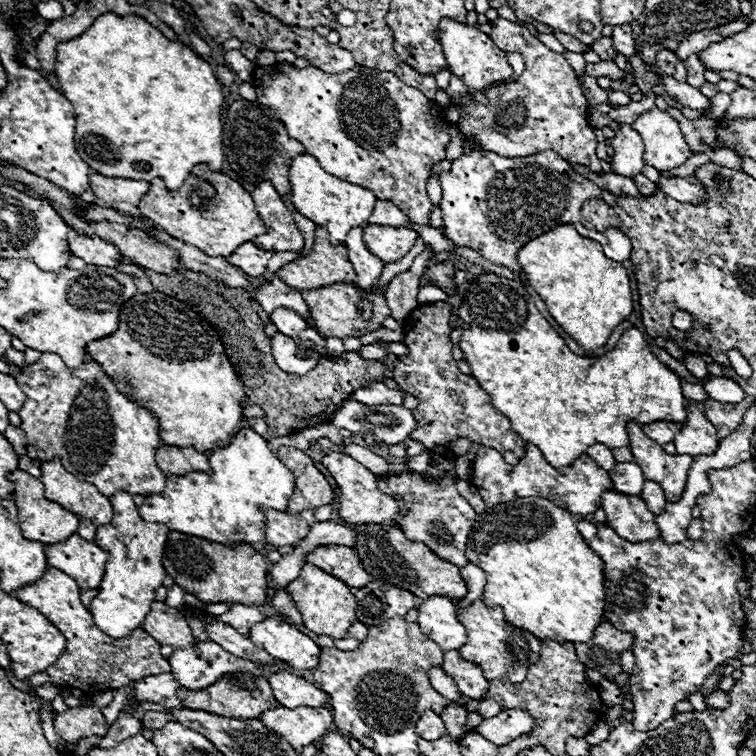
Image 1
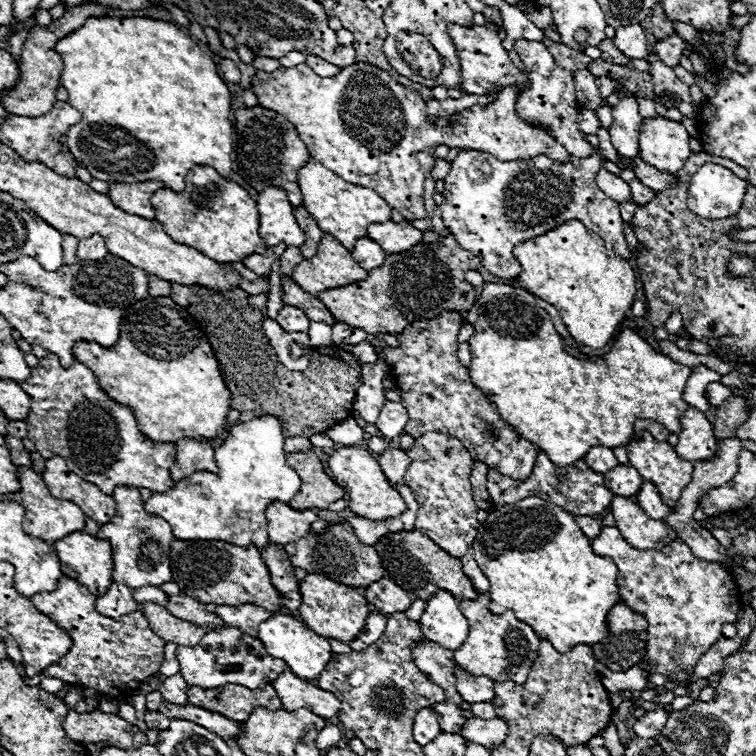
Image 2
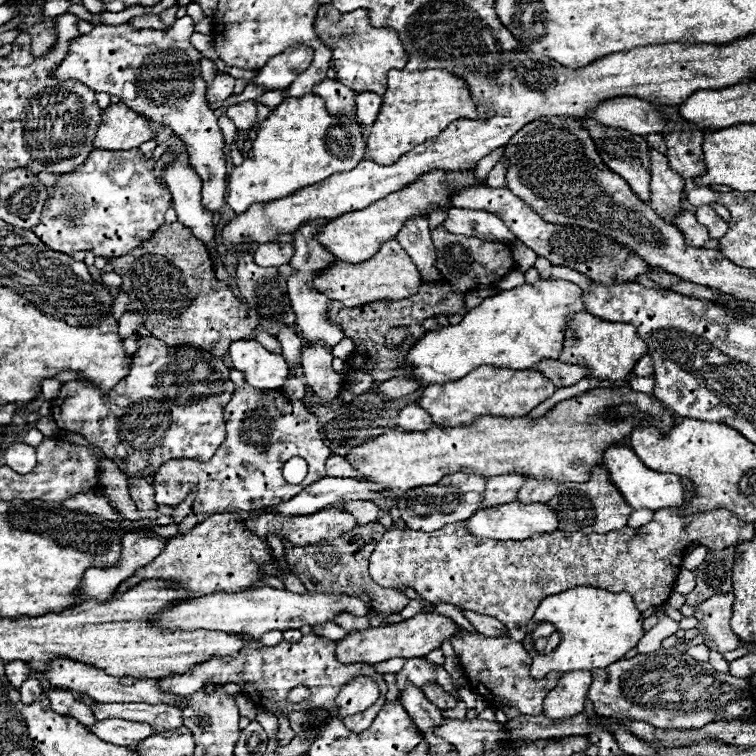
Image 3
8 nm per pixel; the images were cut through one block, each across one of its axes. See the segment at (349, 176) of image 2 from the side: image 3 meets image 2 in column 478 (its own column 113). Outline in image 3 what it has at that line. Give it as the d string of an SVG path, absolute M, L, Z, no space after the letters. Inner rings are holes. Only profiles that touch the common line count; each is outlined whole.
M124 102L112 104L102 112L102 124L98 126L94 148L100 150L130 150L142 142L154 140L156 130L148 120L132 112Z

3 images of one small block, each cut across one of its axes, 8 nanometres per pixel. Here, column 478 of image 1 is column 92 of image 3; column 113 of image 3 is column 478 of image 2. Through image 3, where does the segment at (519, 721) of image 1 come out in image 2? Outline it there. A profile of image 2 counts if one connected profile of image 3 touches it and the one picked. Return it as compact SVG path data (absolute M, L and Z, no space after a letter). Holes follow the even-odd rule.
M492 718L492 720L466 720L462 726L460 736L464 736L470 742L494 748L496 744L502 744L508 736L508 724L502 718Z

